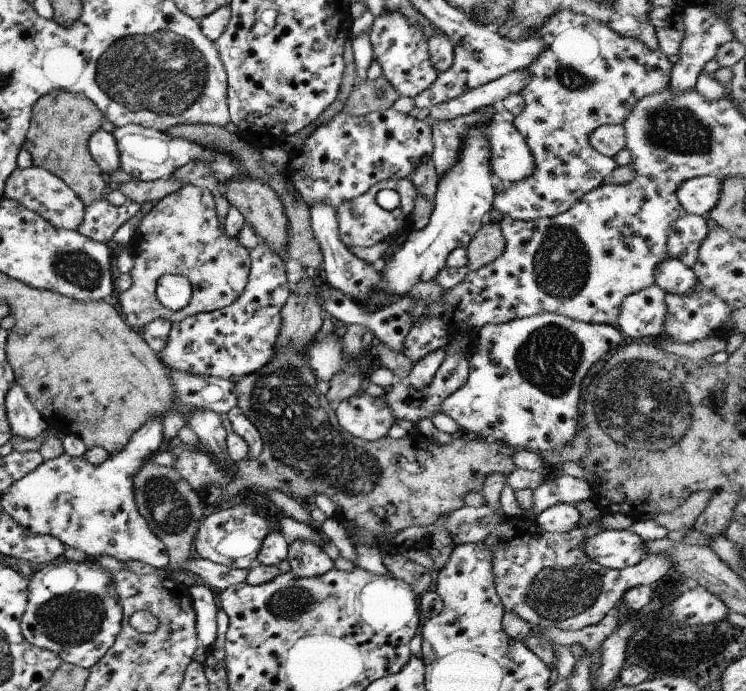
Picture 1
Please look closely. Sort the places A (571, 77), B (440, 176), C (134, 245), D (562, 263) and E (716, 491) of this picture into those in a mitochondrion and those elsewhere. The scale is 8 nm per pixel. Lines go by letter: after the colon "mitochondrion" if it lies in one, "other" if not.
A: mitochondrion
B: other
C: other
D: mitochondrion
E: other

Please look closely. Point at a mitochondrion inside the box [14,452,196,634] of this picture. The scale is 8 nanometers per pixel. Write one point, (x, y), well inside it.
(169, 512)

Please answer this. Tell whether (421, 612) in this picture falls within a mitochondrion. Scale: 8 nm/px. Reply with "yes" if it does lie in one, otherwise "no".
no

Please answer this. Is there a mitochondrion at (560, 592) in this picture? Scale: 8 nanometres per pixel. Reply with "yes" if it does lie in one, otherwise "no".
yes

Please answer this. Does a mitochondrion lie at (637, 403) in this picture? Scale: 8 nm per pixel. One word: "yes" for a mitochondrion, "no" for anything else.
yes

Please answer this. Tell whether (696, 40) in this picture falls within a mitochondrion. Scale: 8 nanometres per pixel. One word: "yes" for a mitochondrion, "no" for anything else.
no

